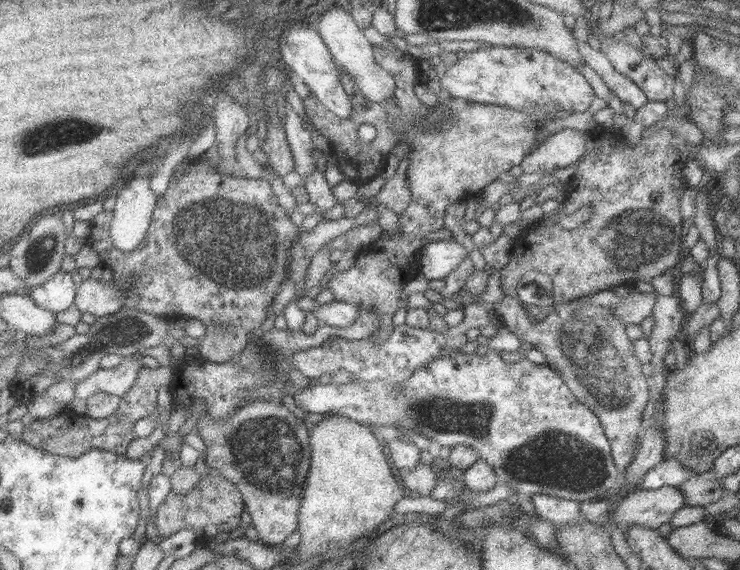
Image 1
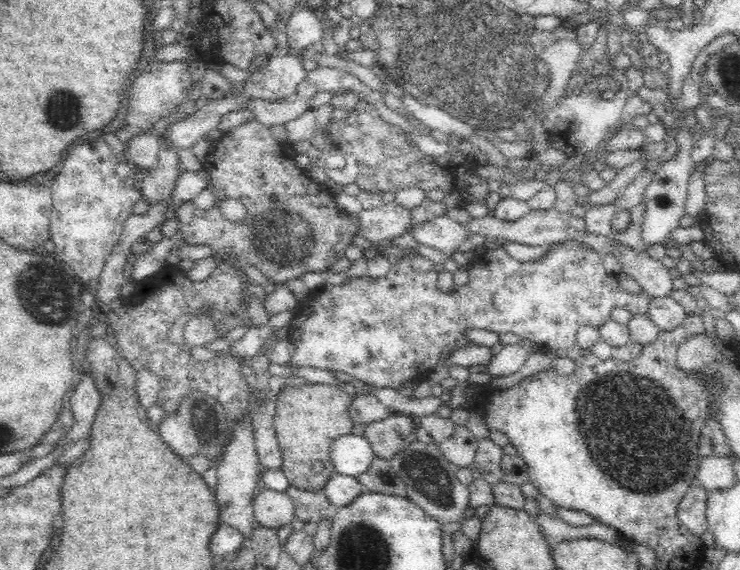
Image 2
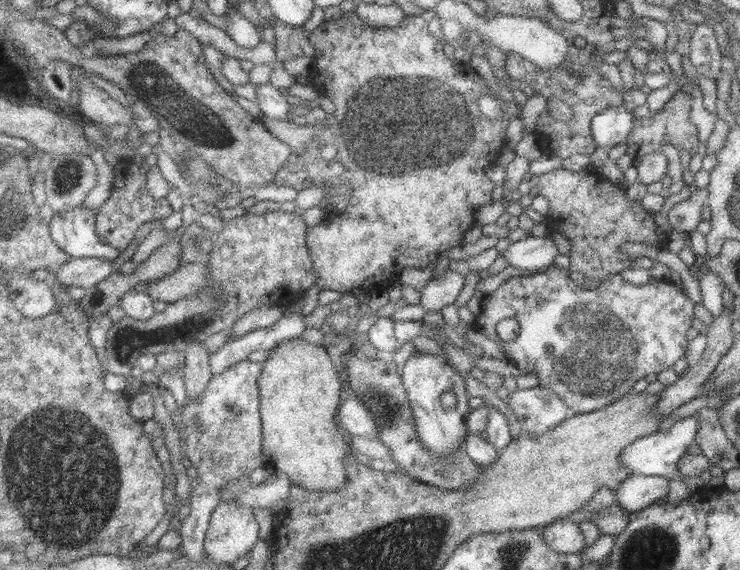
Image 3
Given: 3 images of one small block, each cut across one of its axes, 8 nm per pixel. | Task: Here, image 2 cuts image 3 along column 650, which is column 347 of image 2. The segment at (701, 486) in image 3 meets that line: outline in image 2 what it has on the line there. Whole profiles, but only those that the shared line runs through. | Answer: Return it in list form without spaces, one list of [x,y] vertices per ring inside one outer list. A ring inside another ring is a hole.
[[[352,433],[335,438],[330,448],[335,472],[344,476],[357,477],[366,472],[376,458],[367,439]]]

